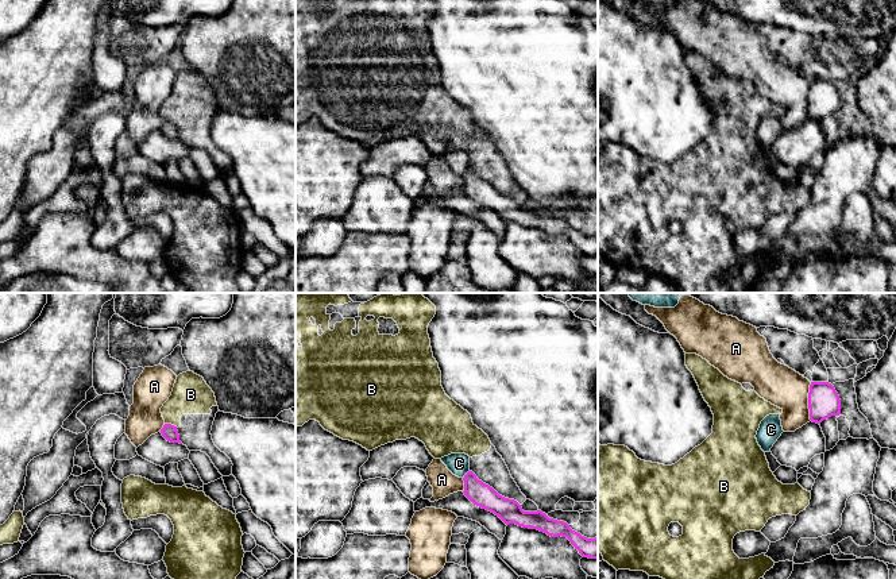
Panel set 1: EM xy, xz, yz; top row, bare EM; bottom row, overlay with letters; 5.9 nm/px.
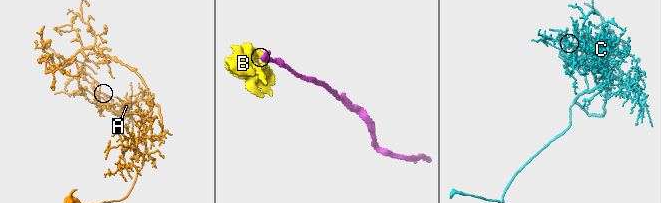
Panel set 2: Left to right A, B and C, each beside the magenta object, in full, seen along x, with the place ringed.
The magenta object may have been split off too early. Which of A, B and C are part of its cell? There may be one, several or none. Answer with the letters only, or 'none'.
none

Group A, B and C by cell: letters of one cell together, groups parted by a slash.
A / B / C

